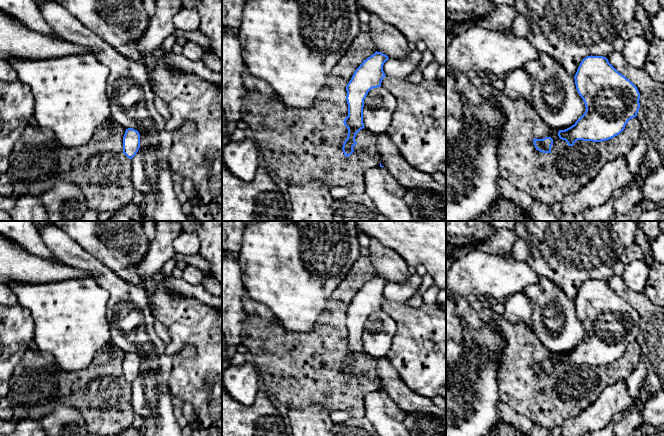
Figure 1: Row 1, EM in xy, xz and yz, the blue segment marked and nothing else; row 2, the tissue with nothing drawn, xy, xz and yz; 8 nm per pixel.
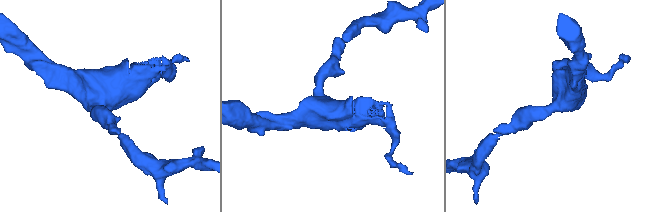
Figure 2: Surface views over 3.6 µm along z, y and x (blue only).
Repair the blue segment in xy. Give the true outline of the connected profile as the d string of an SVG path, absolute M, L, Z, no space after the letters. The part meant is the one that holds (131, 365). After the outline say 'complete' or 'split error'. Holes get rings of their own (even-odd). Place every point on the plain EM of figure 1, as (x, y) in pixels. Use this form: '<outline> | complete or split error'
M128 352L123 361L123 377L132 383L140 372L140 358L133 352Z | complete

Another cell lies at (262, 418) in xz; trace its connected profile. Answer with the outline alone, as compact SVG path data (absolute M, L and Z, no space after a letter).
M222 387L222 436L290 436L288 423L261 387L255 402L243 406Z

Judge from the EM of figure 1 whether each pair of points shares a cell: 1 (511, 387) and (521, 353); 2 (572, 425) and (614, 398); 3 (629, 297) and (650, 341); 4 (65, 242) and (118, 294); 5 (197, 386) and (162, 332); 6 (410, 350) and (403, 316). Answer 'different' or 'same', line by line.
1: same
2: same
3: same
4: same
5: different
6: same

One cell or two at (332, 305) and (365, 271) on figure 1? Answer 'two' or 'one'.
one

